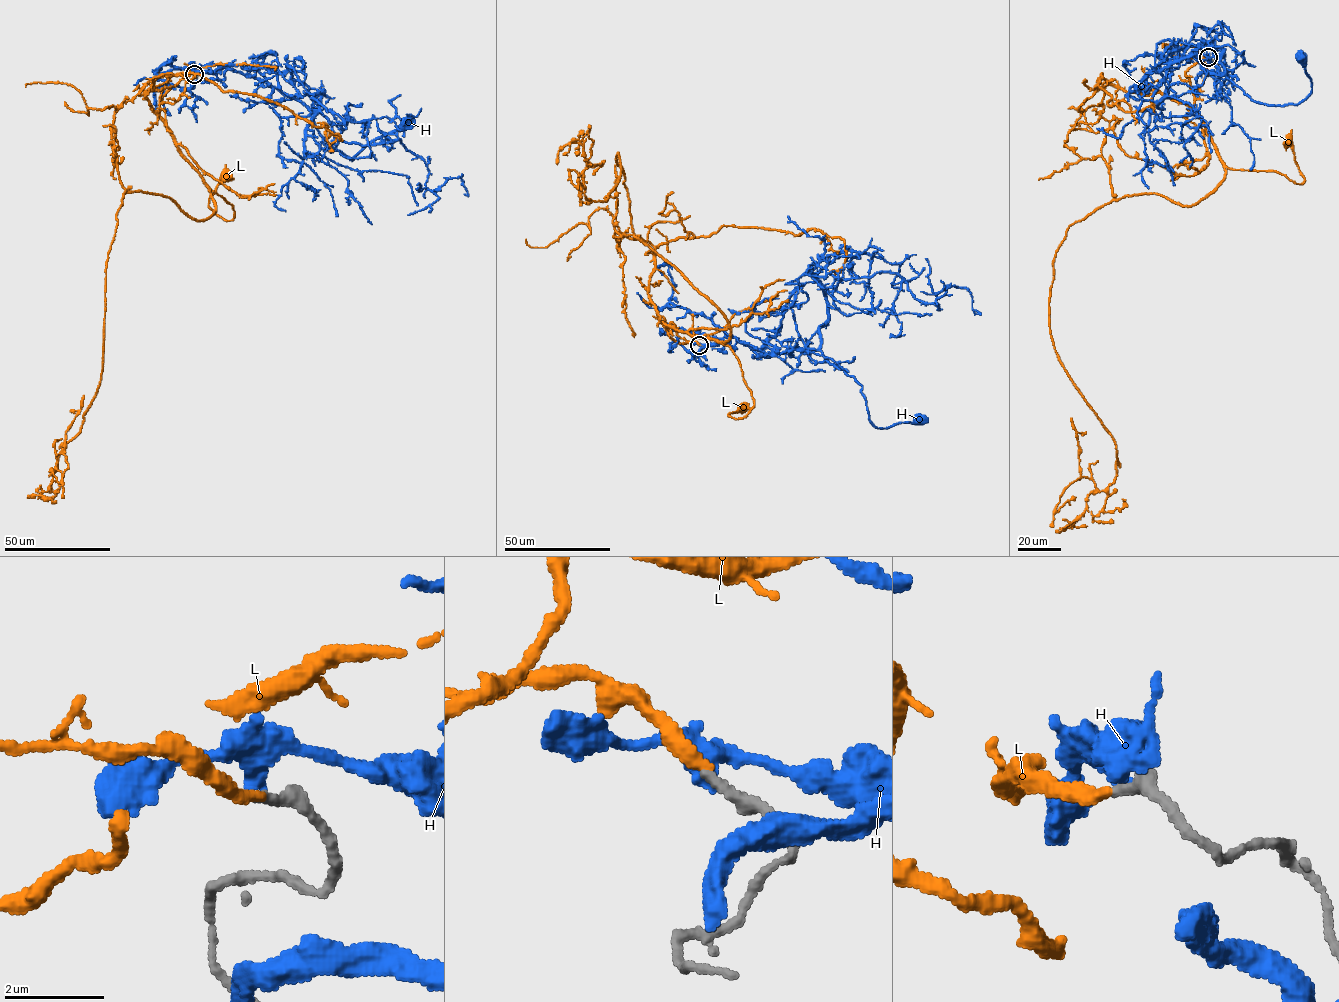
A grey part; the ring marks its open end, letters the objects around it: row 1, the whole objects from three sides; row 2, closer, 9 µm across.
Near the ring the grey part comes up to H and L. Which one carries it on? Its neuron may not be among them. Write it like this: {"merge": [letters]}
{"merge": ["L"]}

